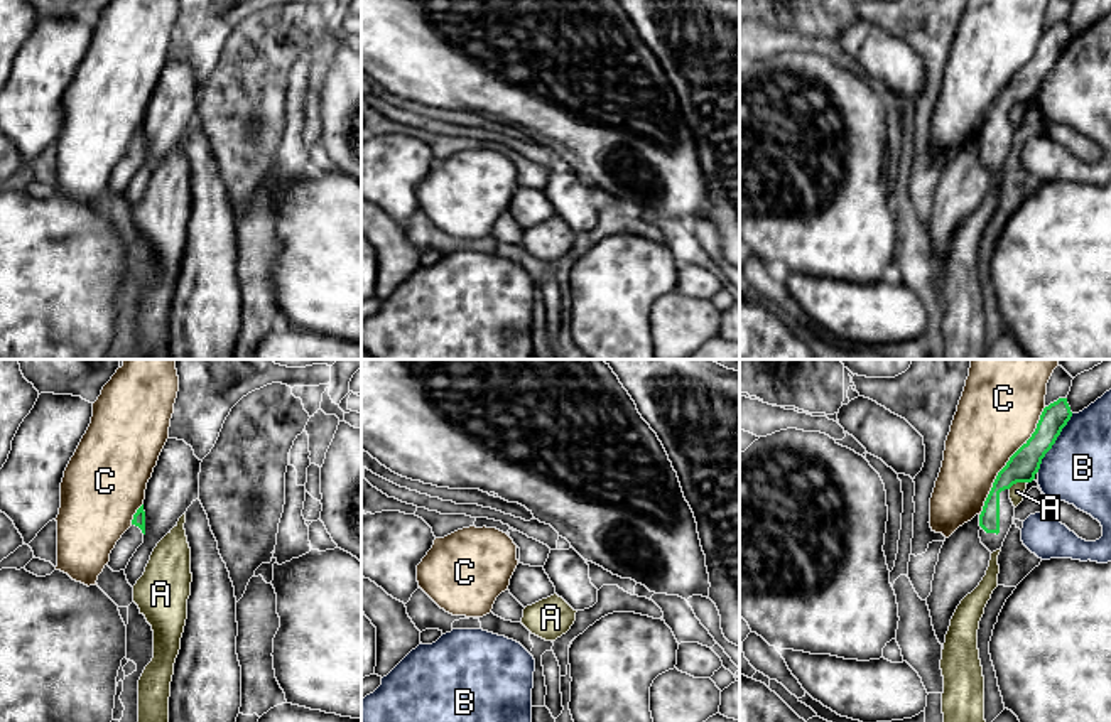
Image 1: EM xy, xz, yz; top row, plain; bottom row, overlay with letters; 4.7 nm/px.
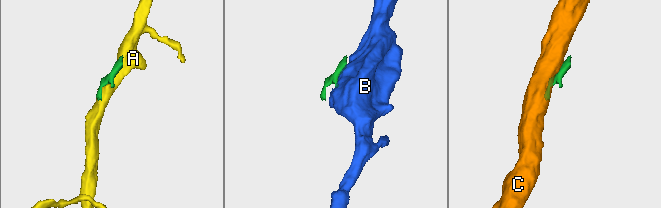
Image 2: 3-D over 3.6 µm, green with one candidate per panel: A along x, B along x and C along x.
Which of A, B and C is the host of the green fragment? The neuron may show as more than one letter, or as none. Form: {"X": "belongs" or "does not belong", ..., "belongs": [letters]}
{"A": "does not belong", "B": "does not belong", "C": "does not belong", "belongs": []}

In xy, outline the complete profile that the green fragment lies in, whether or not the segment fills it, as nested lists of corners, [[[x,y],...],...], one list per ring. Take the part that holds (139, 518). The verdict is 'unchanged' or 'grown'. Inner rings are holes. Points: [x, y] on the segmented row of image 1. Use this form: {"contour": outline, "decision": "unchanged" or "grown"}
{"contour": [[[144,504],[137,509],[132,526],[122,535],[110,553],[108,567],[113,572],[125,570],[137,548],[144,543],[145,535],[145,511]]], "decision": "grown"}

